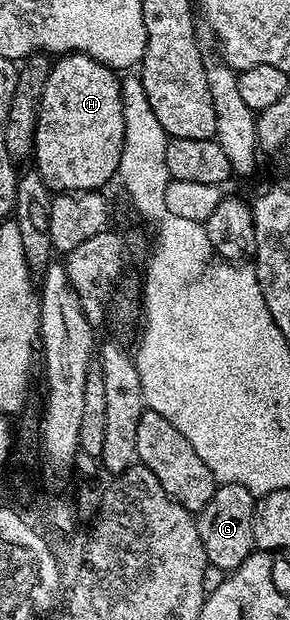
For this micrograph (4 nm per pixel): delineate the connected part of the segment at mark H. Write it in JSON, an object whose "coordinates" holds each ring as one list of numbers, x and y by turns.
{"coordinates":[[75,53,53,60,38,106,33,166,51,192,97,191,118,173,123,145,122,87,110,67]]}

